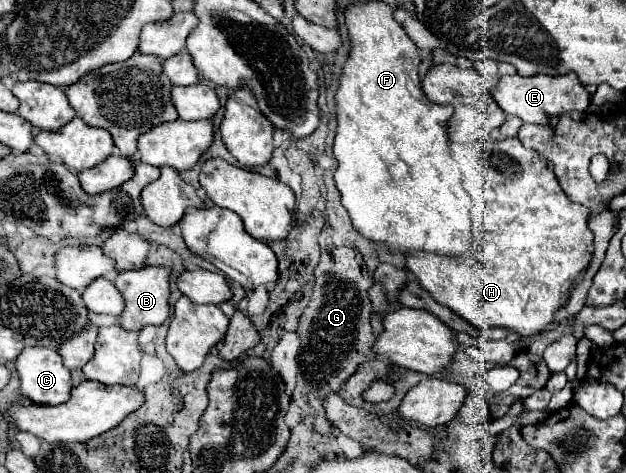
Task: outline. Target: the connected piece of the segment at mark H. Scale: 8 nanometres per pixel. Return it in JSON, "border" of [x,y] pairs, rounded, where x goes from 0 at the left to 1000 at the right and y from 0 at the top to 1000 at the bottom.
{"border":[[[826,290],[768,302],[768,357],[765,378],[756,378],[759,391],[768,391],[775,425],[768,510],[759,510],[752,535],[743,535],[740,543],[701,543],[701,535],[682,531],[650,535],[647,560],[698,641],[717,649],[743,679],[765,696],[810,691],[819,696],[832,721],[845,721],[845,712],[864,704],[883,679],[883,662],[903,641],[915,590],[944,552],[947,497],[938,480],[941,442],[912,425],[899,400],[893,400],[880,349],[874,349],[855,315],[835,311]]]}

